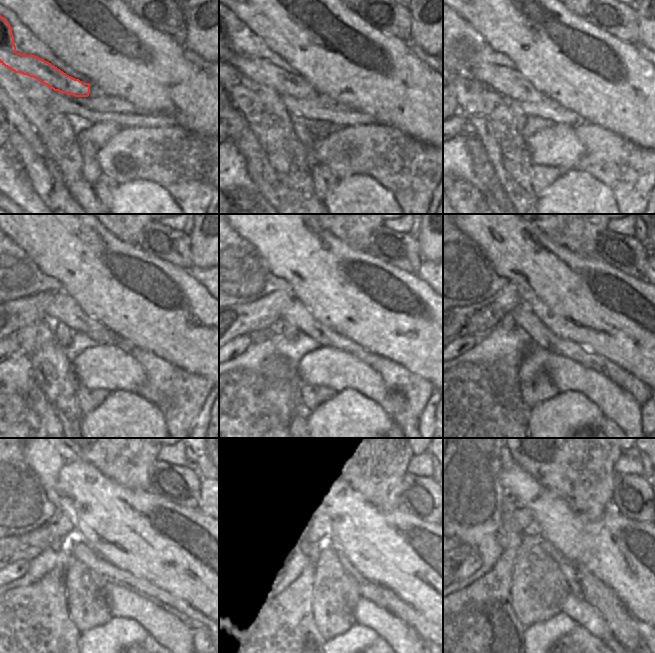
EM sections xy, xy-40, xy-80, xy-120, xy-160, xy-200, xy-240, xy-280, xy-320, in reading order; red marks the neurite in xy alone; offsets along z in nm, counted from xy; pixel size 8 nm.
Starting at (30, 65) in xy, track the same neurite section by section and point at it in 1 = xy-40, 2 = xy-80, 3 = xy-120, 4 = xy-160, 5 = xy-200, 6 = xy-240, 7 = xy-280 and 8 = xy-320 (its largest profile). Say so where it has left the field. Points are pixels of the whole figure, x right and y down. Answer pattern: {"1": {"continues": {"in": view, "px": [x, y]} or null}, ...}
{"1": {"continues": {"in": "xy-40", "px": [259, 70]}}, "2": {"continues": {"in": "xy-80", "px": [512, 85]}}, "3": {"continues": {"in": "xy-120", "px": [63, 309]}}, "4": {"continues": {"in": "xy-160", "px": [296, 314]}}, "5": {"continues": {"in": "xy-200", "px": [524, 318]}}, "6": {"continues": {"in": "xy-240", "px": [80, 549]}}, "7": {"continues": {"in": "xy-280", "px": [381, 596]}}, "8": {"continues": {"in": "xy-320", "px": [646, 631]}}}

